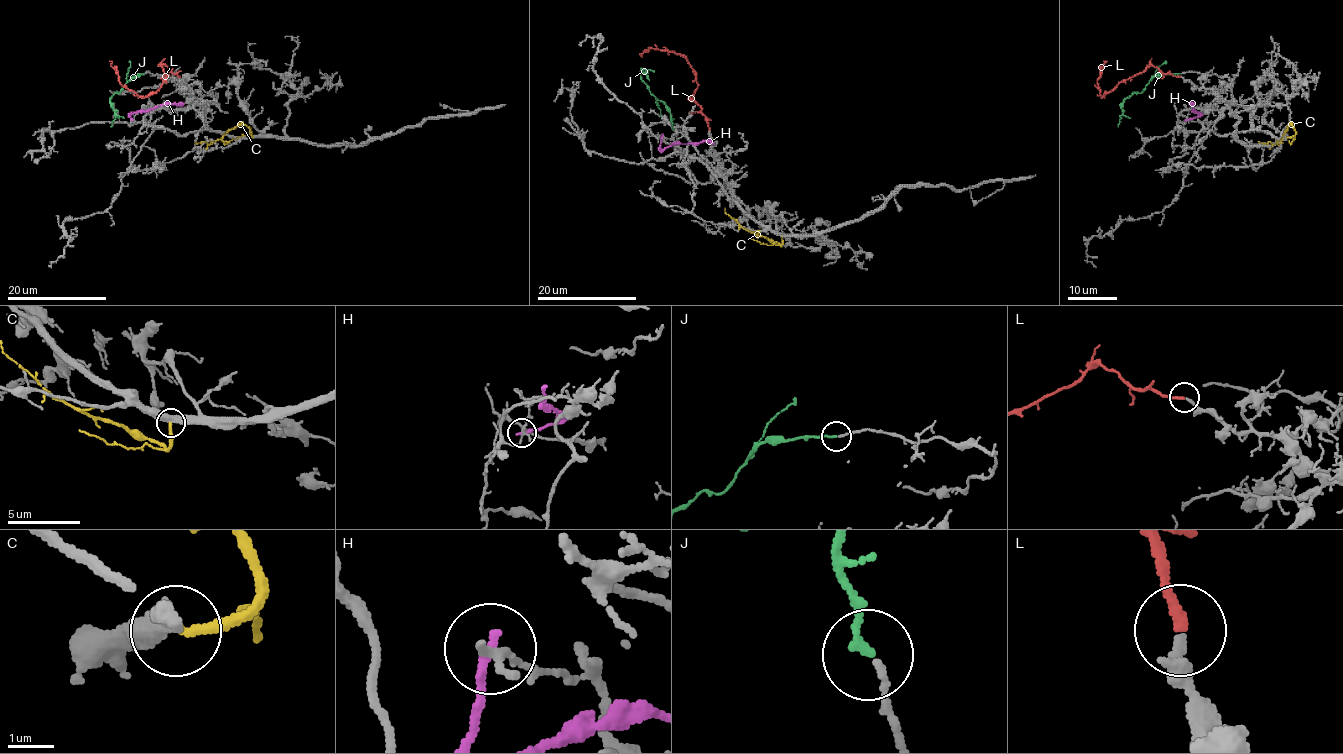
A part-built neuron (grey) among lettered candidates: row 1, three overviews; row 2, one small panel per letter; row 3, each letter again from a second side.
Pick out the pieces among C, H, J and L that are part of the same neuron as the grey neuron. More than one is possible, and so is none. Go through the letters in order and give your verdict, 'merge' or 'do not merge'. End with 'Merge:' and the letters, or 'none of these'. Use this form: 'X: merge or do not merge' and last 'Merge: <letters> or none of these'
C: do not merge
H: do not merge
J: merge
L: merge
Merge: J, L

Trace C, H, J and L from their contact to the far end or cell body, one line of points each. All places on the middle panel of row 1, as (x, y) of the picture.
C: (782, 236), (780, 245), (768, 240), (739, 225), (725, 208)
H: (661, 136), (661, 148), (679, 143), (713, 143)
J: (674, 130), (670, 110), (649, 90), (640, 74), (645, 70), (640, 68)
L: (710, 130), (706, 116), (692, 94), (697, 87), (695, 70), (684, 57), (650, 47), (639, 53)

